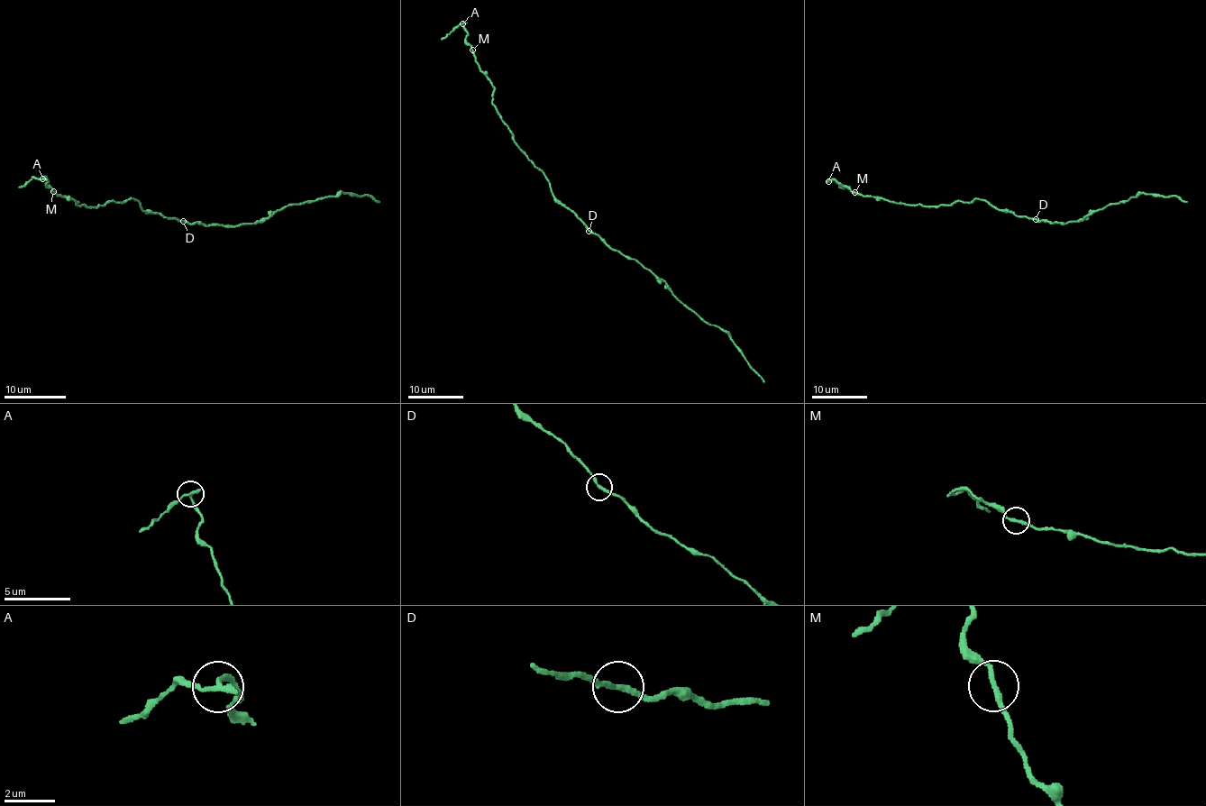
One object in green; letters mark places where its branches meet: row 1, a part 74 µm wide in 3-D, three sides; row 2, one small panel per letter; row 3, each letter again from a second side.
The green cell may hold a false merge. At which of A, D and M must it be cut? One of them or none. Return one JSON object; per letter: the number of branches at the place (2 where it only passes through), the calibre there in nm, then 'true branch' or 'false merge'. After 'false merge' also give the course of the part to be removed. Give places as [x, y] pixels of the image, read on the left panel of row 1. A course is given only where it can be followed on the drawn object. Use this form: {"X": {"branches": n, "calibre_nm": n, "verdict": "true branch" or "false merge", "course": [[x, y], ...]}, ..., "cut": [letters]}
{"A": {"branches": 2, "calibre_nm": 200, "verdict": "false merge", "course": [[42, 179], [31, 178], [19, 187]]}, "D": {"branches": 2, "calibre_nm": 200, "verdict": "true branch"}, "M": {"branches": 2, "calibre_nm": 200, "verdict": "true branch"}, "cut": ["A"]}

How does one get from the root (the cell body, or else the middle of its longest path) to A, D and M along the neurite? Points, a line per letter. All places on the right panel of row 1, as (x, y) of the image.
A: (1018, 216), (977, 198), (938, 206), (897, 204), (862, 196), (834, 180), (828, 181)
D: (1018, 216), (1036, 219)
M: (1018, 216), (977, 198), (970, 202), (925, 206), (854, 192)

